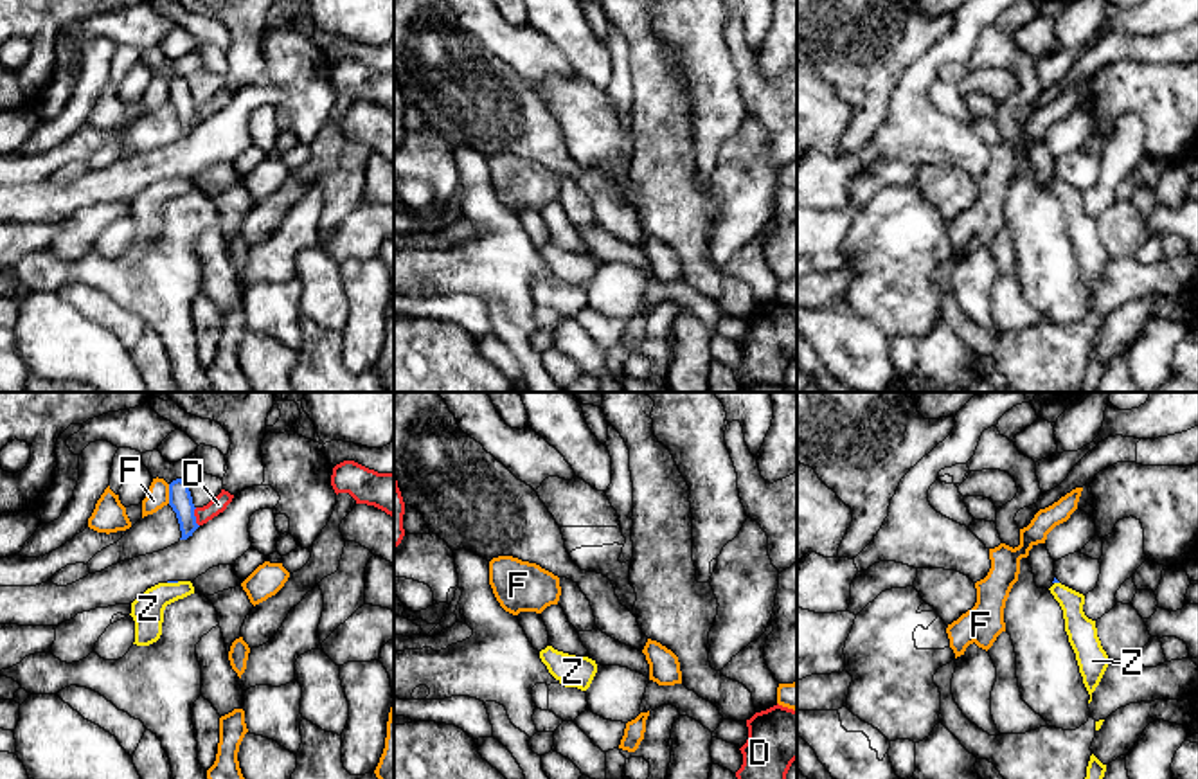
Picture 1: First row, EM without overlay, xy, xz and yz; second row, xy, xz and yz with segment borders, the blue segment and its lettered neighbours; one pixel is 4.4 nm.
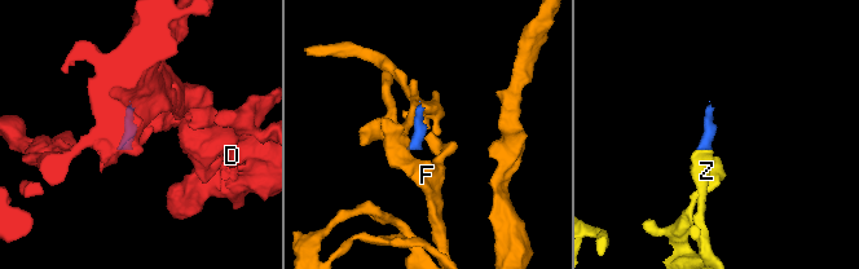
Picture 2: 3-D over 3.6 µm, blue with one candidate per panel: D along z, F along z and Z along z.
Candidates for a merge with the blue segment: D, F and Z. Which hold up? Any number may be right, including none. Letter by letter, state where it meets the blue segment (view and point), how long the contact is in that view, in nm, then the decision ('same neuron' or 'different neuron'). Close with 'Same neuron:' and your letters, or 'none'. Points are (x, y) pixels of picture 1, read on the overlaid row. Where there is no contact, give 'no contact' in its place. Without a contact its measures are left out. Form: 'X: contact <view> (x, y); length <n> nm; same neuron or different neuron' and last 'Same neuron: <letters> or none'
D: contact xy (195, 517); length 90 nm; different neuron
F: contact xy (169, 493); length 90 nm; different neuron
Z: contact xy (173, 582); length 60 nm; same neuron
Same neuron: Z

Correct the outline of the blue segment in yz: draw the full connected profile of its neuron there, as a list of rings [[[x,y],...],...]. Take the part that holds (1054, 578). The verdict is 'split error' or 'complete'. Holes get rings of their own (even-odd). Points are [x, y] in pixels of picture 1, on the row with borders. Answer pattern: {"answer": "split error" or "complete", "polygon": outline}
{"answer": "split error", "polygon": [[[1056,578],[1052,583],[1054,585],[1049,590],[1063,610],[1065,631],[1076,653],[1083,684],[1090,694],[1090,703],[1092,693],[1112,660],[1101,646],[1095,621],[1088,619],[1083,612],[1085,595],[1061,585]]]}

